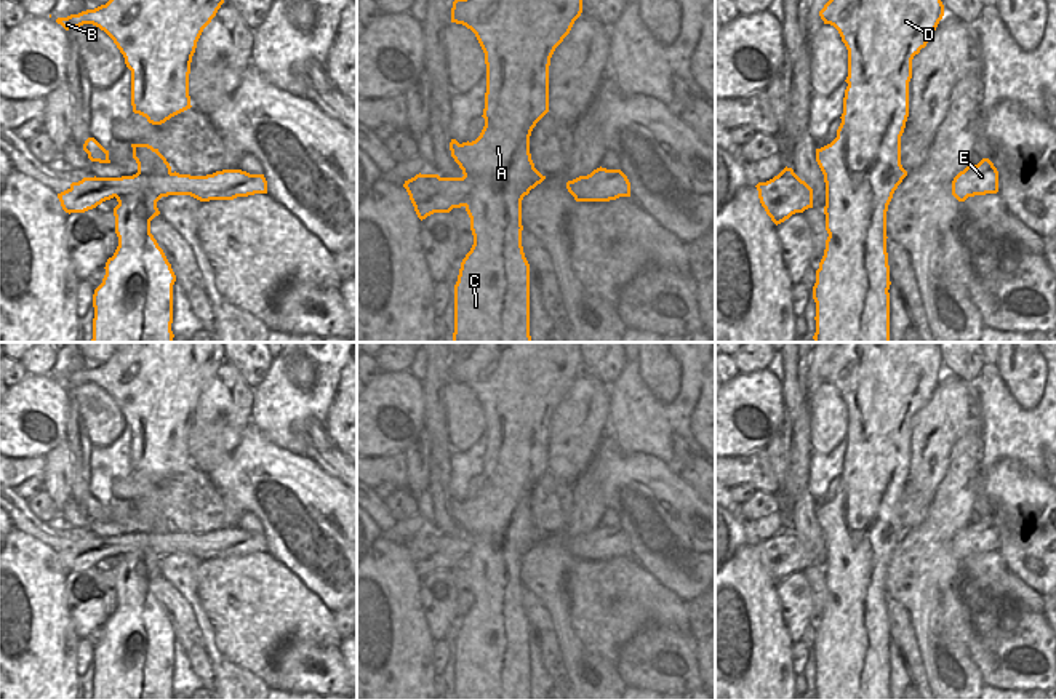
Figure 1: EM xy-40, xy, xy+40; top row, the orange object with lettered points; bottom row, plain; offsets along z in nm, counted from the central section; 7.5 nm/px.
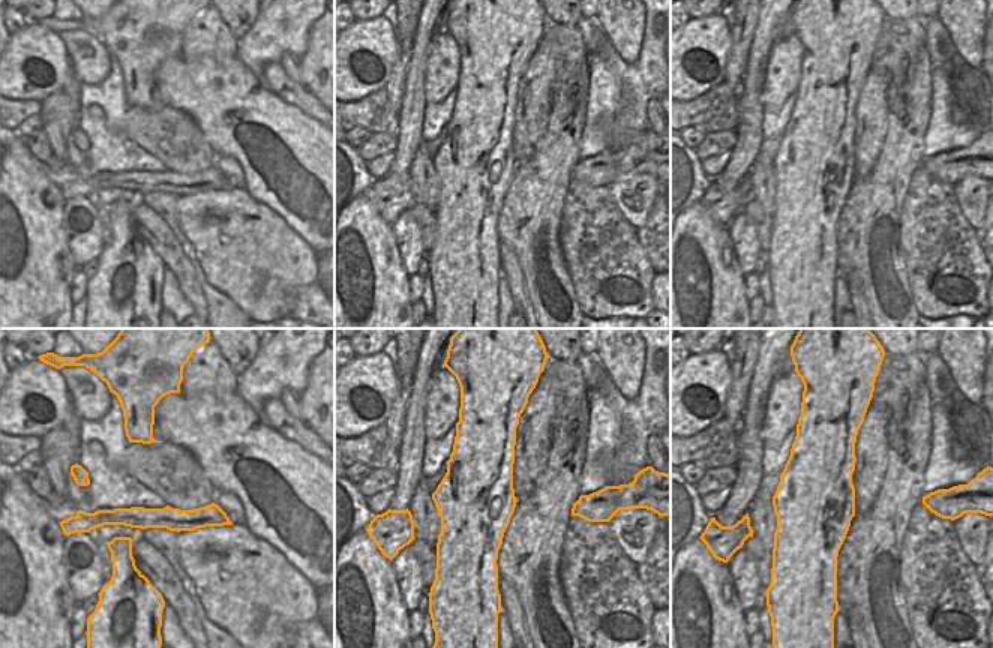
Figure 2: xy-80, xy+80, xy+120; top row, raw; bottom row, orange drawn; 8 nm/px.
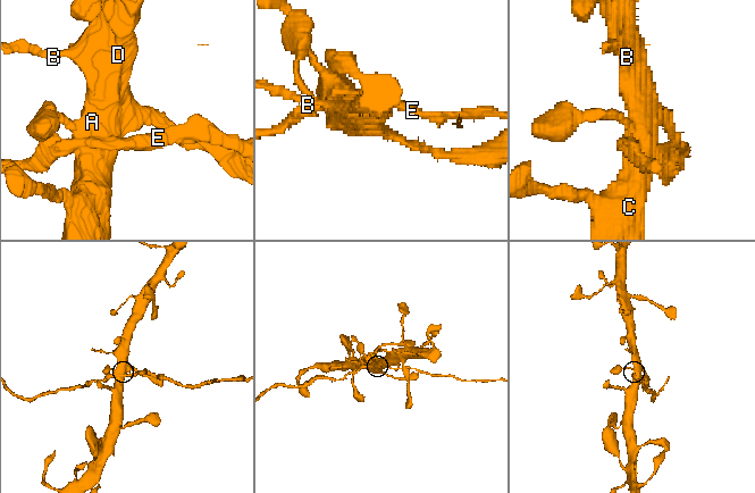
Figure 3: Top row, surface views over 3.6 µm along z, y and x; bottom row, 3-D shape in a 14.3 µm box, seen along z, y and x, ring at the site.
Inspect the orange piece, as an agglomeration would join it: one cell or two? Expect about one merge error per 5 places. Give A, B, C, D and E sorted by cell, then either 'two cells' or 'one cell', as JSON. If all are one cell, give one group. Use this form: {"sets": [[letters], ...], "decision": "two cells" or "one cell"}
{"sets": [["A", "B", "C", "D"], ["E"]], "decision": "two cells"}

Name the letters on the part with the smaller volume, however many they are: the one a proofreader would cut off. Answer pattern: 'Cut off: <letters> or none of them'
Cut off: E

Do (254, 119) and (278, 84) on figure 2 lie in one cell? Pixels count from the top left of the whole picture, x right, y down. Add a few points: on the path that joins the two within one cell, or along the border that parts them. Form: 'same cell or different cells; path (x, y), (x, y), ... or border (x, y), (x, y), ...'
different cells; border (269, 89), (302, 111)

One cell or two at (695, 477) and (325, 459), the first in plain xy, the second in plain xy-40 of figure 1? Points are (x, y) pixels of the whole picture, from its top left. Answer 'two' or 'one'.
one

